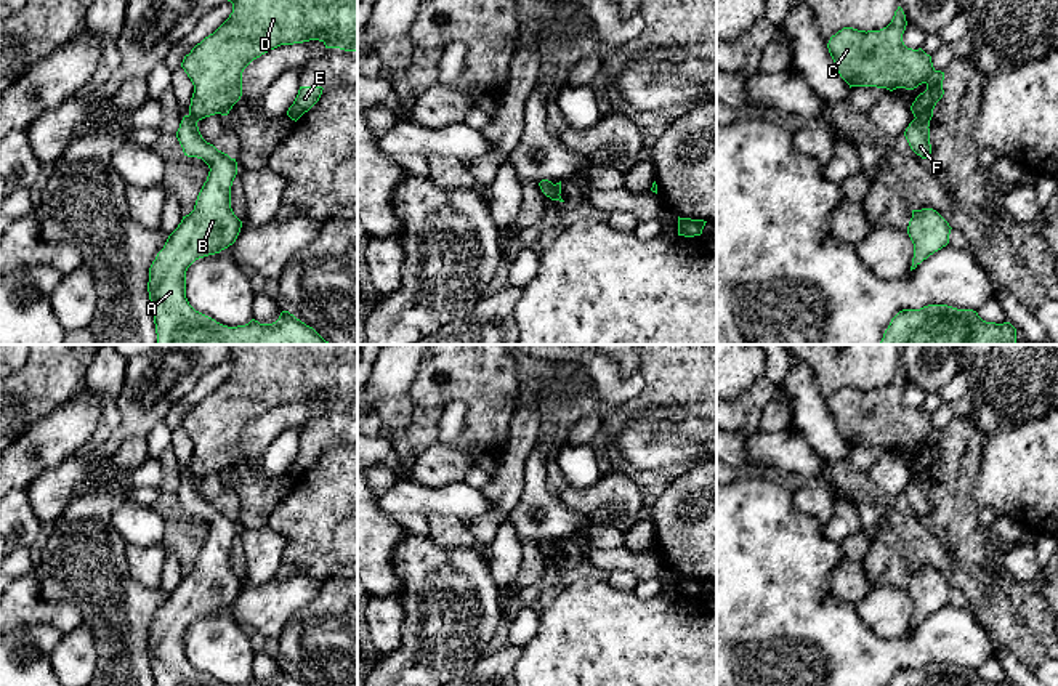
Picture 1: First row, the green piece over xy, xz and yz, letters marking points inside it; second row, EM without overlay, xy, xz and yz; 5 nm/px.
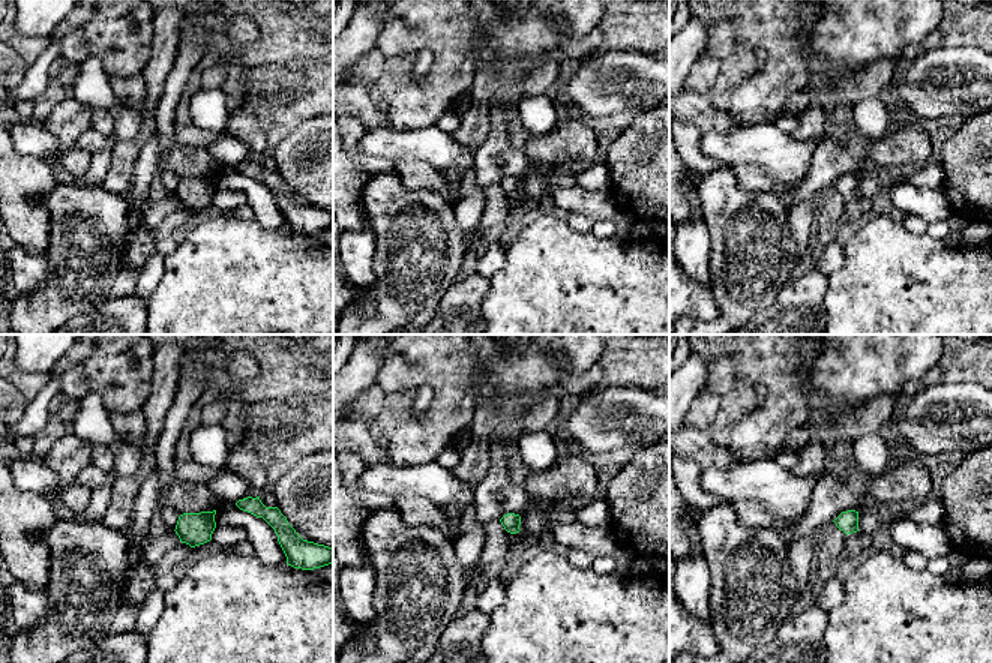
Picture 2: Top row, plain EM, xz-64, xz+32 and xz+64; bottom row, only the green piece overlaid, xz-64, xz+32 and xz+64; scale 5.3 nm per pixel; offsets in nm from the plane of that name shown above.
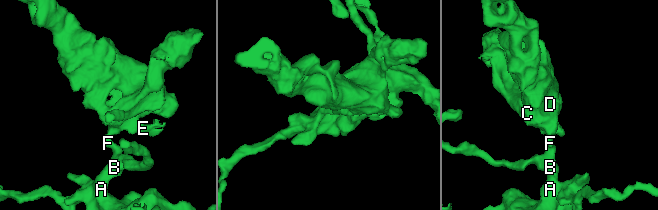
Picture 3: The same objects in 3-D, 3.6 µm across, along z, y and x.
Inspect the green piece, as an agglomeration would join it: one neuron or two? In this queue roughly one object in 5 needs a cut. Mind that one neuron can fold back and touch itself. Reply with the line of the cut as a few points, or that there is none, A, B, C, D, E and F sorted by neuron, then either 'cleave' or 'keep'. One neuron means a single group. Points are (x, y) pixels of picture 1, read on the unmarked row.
cut in yz along (916, 476), (928, 480); A B F / C D E; cleave

